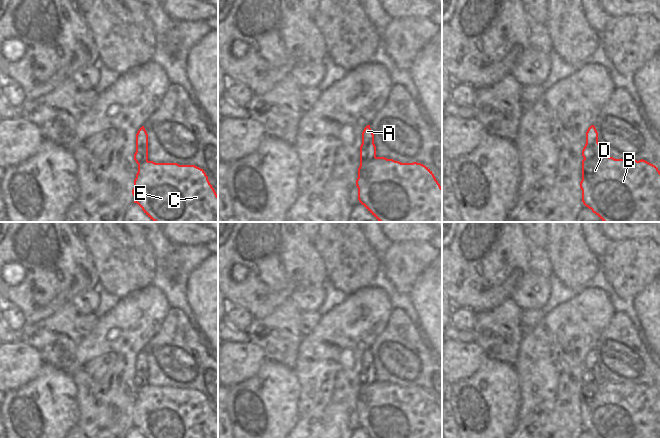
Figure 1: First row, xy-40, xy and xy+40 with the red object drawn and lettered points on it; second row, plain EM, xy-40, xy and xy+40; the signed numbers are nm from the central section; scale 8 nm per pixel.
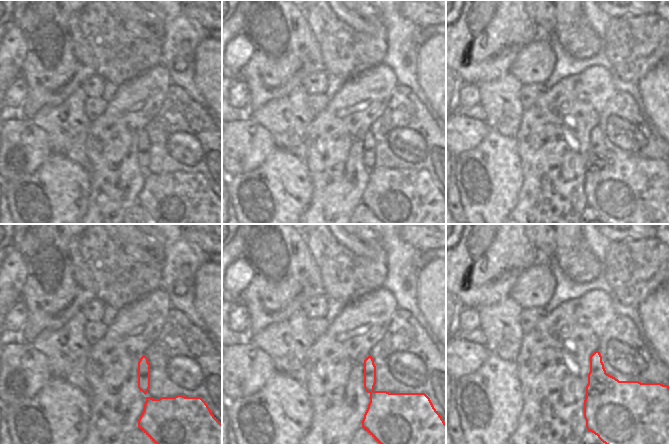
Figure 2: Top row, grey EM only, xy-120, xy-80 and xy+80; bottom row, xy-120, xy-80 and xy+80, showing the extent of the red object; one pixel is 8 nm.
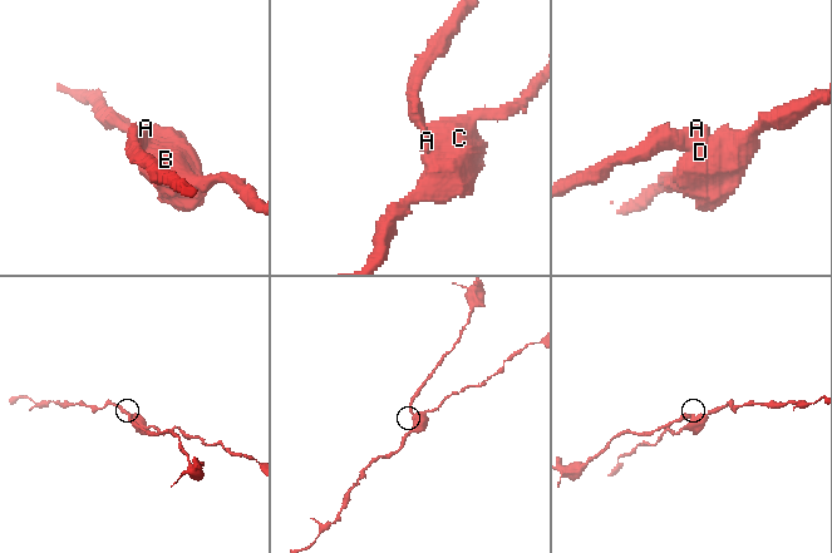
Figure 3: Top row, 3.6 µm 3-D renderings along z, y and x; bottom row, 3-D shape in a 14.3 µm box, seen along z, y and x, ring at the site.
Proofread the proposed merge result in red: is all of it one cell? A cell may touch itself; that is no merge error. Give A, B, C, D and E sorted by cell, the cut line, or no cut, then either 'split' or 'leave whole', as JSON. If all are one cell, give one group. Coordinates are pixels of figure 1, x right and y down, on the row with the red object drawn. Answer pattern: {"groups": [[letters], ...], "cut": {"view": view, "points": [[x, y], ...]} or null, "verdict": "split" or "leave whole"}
{"groups": [["A"], ["B", "C", "D", "E"]], "cut": {"view": "xy+40", "points": [[600, 153], [590, 158], [584, 158]]}, "verdict": "split"}

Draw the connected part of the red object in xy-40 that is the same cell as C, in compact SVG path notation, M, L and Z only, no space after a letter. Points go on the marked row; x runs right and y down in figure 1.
M153 161L138 165L132 194L154 222L218 222L218 195L204 170L195 165Z

